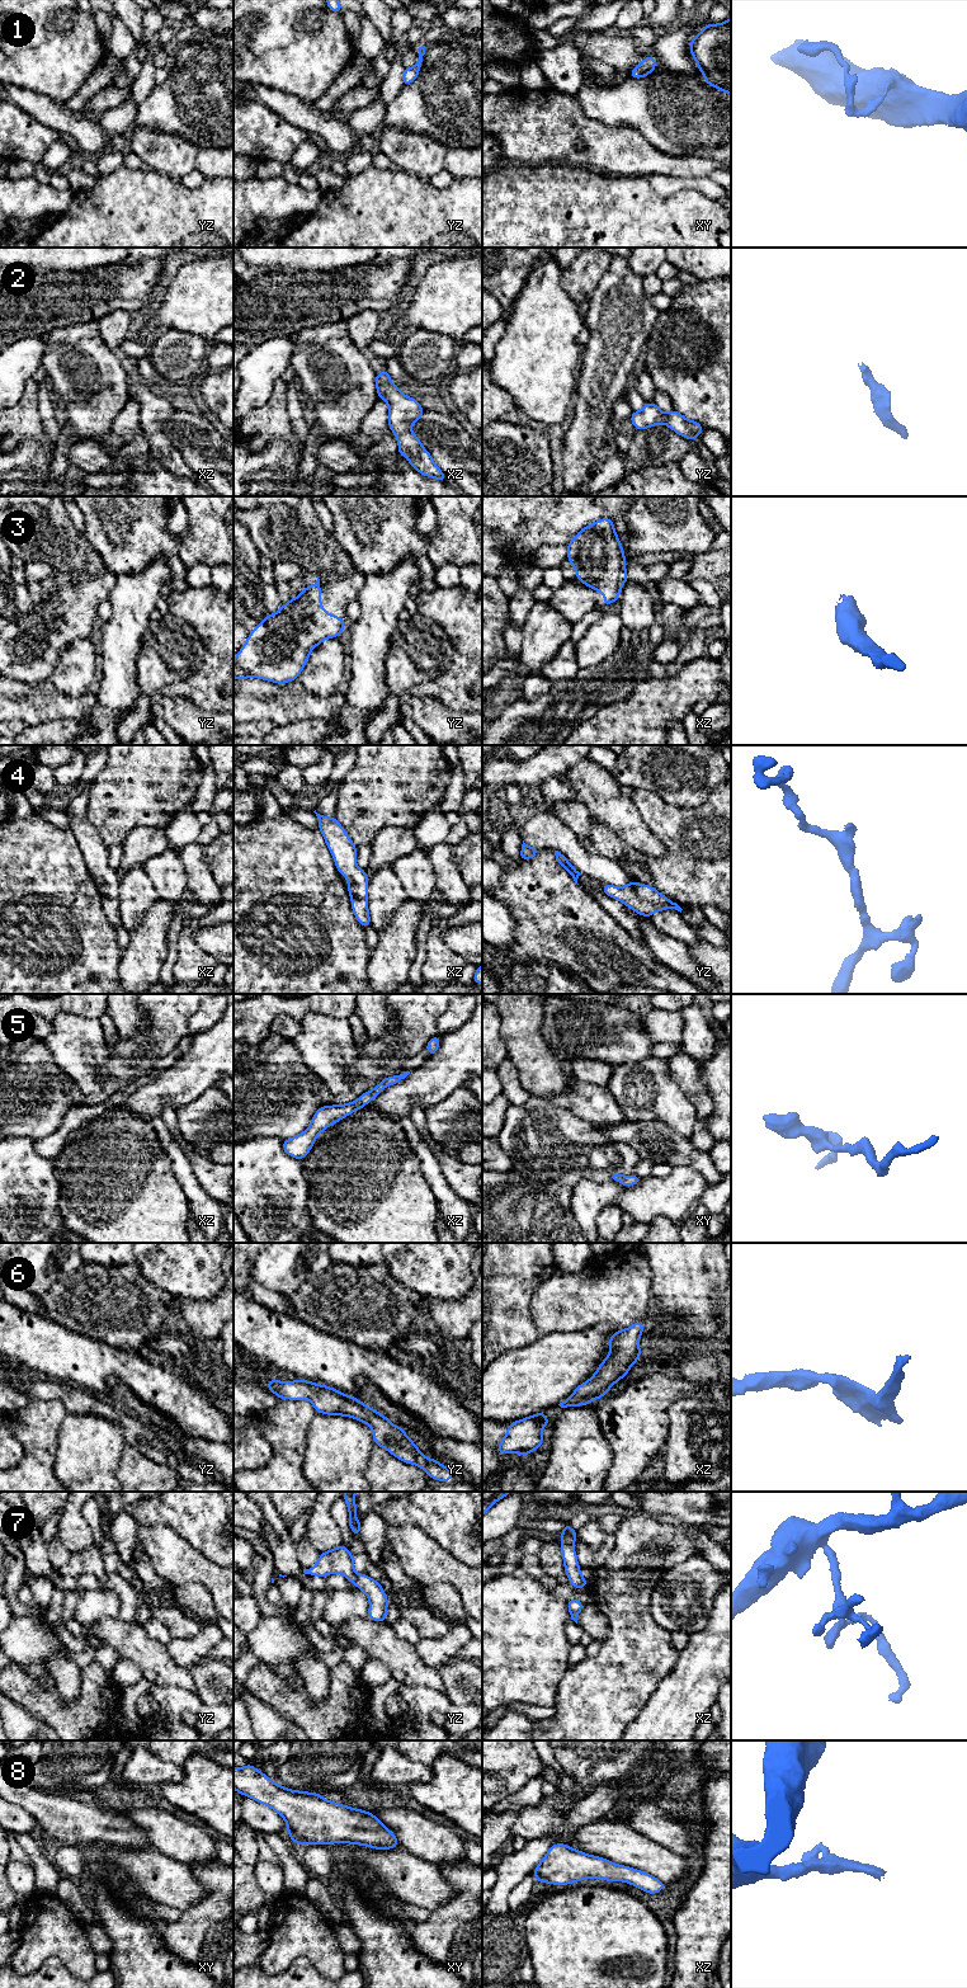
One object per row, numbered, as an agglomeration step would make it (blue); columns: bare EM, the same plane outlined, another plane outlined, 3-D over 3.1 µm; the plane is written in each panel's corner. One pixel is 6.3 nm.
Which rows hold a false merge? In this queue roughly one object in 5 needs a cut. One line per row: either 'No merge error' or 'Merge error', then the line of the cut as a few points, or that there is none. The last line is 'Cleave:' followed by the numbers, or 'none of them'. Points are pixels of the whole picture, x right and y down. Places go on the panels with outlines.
1: No merge error. No split
2: No merge error. No split
3: No merge error. No split
4: No merge error. No split
5: No merge error. No split
6: No merge error. No split
7: No merge error. No split
8: No merge error. No split
Cleave: none of them

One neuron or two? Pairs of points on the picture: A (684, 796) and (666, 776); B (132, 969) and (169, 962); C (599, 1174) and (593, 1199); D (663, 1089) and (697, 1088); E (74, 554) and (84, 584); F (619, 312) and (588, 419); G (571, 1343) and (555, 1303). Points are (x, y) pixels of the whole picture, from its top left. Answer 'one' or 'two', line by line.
A: one
B: two
C: two
D: two
E: two
F: one
G: two

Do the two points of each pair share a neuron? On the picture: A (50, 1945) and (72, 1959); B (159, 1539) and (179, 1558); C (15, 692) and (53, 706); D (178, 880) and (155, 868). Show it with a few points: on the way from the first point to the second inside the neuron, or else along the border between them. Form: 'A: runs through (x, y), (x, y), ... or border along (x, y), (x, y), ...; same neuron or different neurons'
A: runs through (55, 1945), (59, 1945), (67, 1954); same neuron
B: runs through (164, 1544), (174, 1554); same neuron
C: runs through (24, 701), (45, 705); same neuron
D: runs through (173, 880), (160, 870); same neuron

